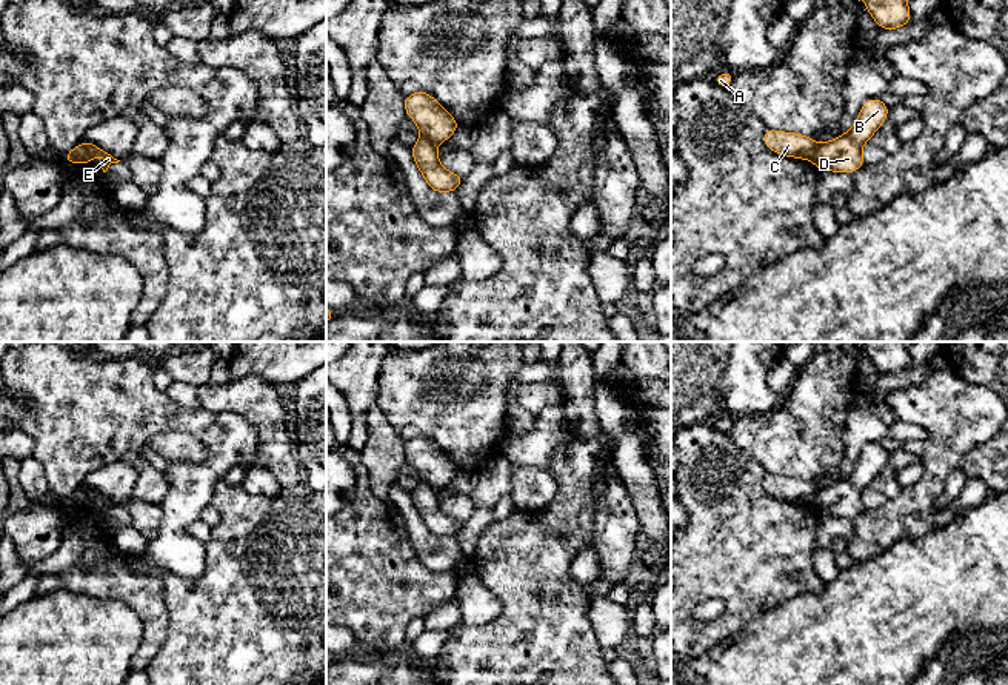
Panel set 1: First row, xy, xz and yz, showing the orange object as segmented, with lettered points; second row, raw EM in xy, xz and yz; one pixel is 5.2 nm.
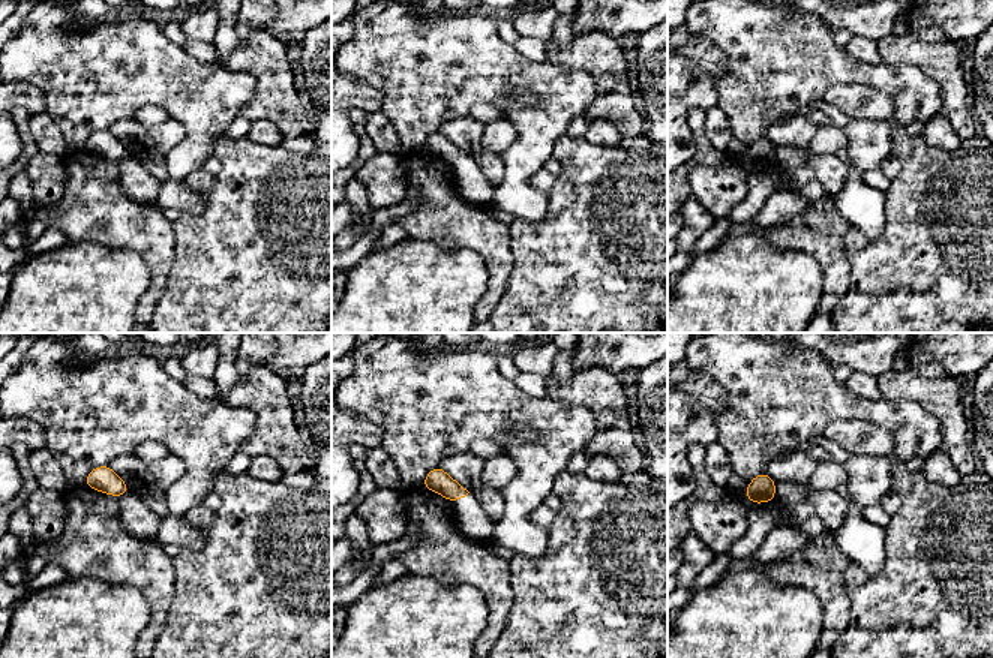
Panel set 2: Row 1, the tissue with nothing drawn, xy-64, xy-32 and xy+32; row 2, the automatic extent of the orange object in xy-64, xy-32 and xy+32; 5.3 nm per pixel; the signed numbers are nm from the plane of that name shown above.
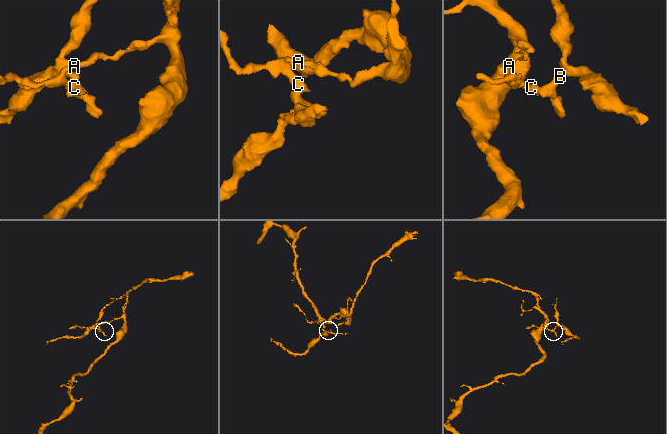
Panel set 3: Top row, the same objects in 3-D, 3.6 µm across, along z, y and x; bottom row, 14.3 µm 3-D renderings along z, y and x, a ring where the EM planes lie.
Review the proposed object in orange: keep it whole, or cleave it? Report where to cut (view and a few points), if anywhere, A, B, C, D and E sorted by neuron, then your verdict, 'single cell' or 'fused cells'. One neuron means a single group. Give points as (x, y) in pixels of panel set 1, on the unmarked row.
cut in xy along (82, 487), (90, 505); A C E / B D; fused cells

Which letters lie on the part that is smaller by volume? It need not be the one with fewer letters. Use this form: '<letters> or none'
B, D

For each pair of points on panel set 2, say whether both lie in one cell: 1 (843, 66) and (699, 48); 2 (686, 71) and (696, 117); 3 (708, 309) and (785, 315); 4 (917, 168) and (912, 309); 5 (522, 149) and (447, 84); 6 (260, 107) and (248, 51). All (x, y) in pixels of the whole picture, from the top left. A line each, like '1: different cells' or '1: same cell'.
1: different cells
2: different cells
3: same cell
4: same cell
5: same cell
6: same cell

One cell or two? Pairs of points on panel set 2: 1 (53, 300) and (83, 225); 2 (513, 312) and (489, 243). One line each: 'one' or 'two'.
1: two
2: two

